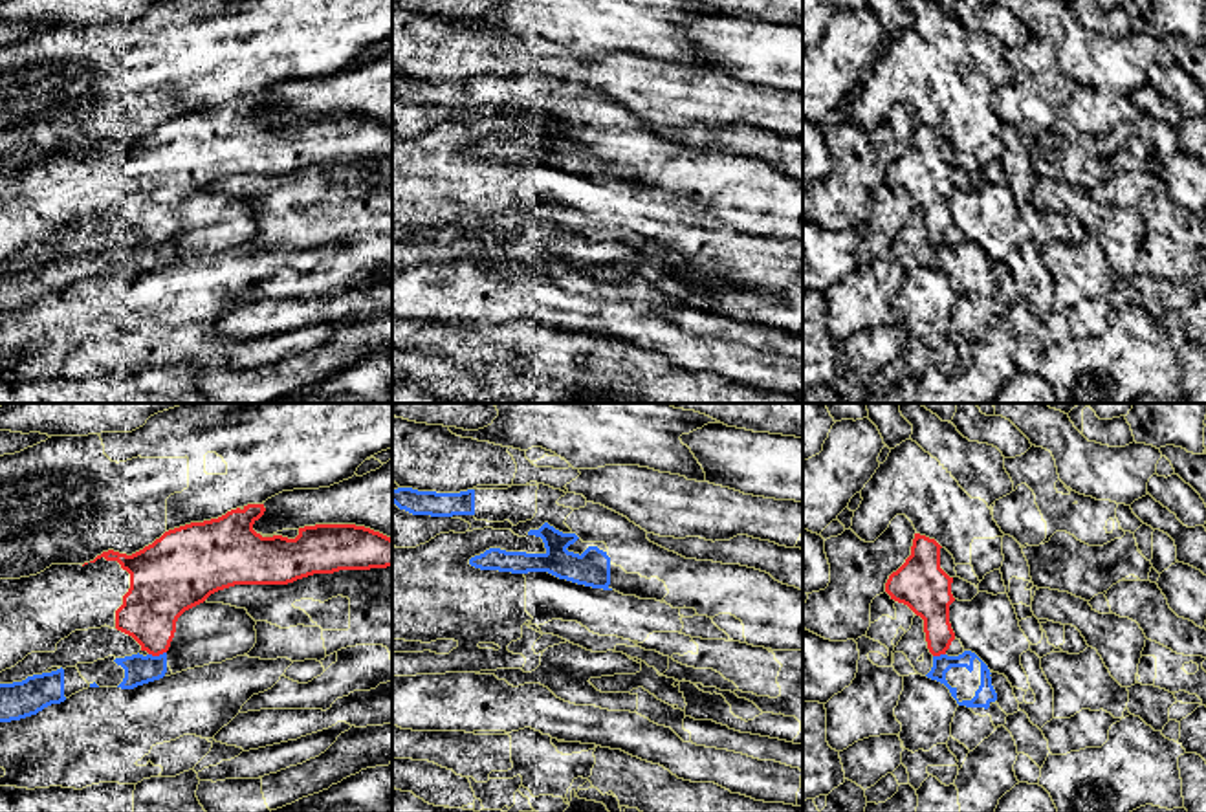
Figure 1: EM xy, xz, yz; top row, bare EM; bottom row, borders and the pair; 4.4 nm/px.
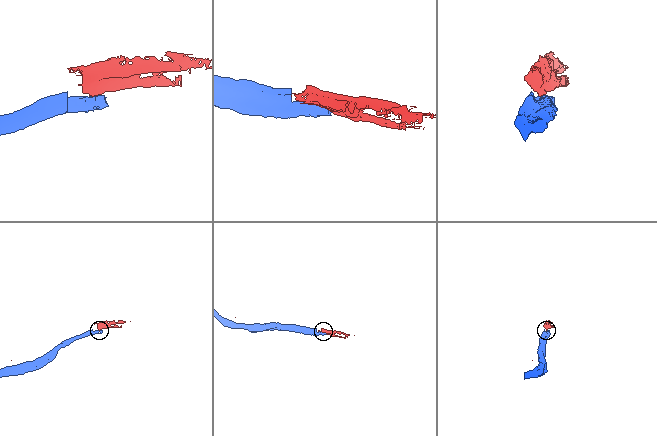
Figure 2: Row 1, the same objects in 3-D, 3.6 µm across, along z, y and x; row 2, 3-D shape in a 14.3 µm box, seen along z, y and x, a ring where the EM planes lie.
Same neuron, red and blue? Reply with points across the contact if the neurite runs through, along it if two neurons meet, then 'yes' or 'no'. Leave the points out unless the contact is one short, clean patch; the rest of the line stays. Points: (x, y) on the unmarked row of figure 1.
no

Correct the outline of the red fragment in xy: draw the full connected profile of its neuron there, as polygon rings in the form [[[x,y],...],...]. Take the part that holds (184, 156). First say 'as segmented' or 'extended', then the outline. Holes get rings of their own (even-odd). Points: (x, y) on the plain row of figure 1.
extended; [[[247,93],[218,108],[169,119],[132,145],[108,139],[84,154],[51,154],[37,165],[0,169],[0,262],[31,242],[55,242],[57,233],[75,220],[104,214],[159,246],[170,236],[178,207],[218,180],[392,156],[392,128],[379,121],[356,114],[315,114],[262,125],[253,114],[264,101],[264,93]]]

